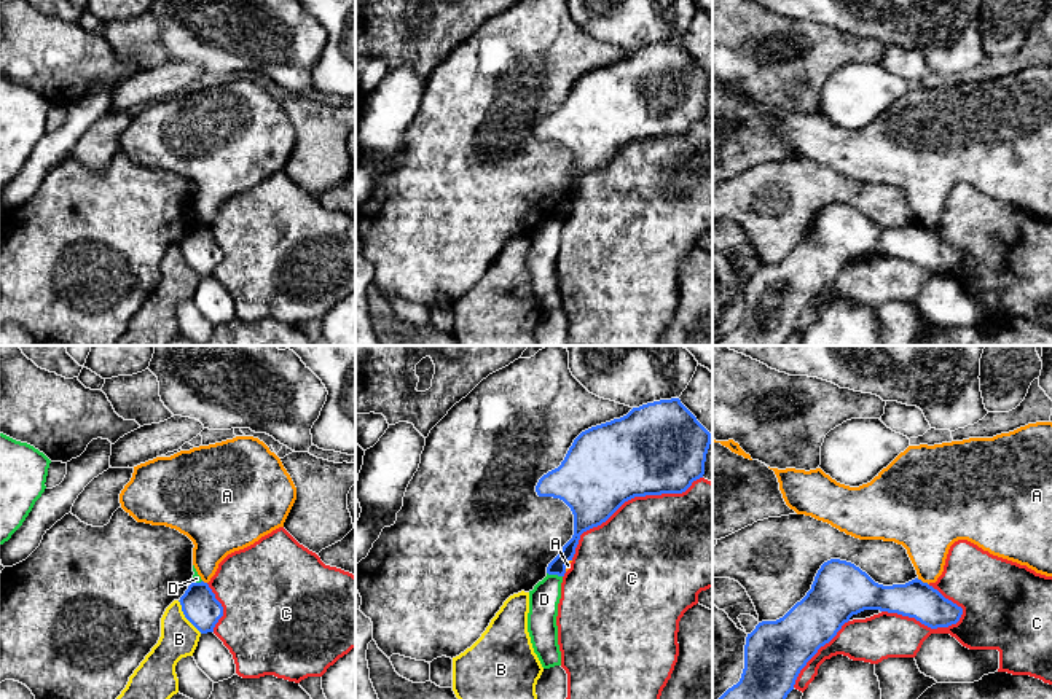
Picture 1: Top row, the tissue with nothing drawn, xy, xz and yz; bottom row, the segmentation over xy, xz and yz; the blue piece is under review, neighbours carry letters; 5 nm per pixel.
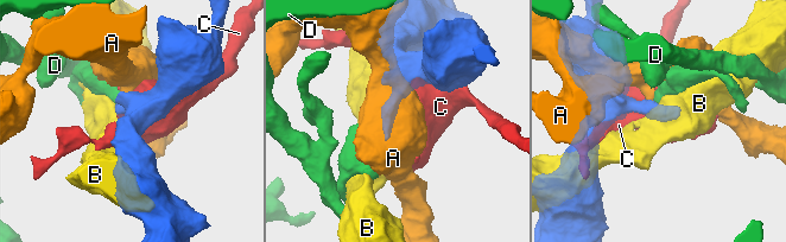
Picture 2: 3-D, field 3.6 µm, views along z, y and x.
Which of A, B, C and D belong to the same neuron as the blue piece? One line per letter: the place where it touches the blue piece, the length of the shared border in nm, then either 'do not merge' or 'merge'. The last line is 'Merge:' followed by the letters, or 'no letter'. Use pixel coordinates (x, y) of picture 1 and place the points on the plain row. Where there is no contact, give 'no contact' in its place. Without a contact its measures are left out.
A: meets blue in yz at (922, 225); contact 70 nm long; do not merge
B: meets blue in xy at (185, 260); contact 200 nm long; do not merge
C: meets blue in xz at (628, 142); contact 800 nm long; do not merge
D: meets blue in xz at (555, 217); contact 80 nm long; do not merge
Merge: no letter

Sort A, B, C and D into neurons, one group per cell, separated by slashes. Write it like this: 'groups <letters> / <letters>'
groups A / B / C / D

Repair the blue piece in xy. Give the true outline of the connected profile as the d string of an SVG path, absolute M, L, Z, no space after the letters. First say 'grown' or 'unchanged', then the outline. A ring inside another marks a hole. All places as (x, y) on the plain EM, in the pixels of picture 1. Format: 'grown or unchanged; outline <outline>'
unchanged; outline M191 226L180 240L185 261L201 275L214 275L215 267L223 260L223 250L207 226Z

